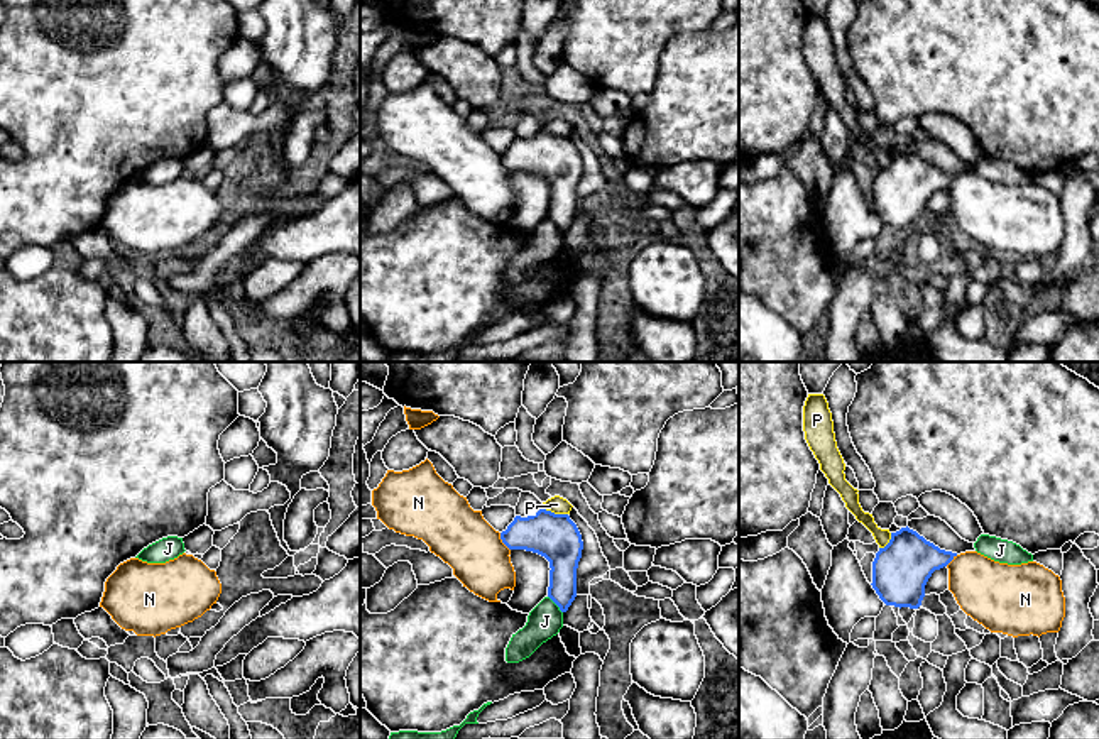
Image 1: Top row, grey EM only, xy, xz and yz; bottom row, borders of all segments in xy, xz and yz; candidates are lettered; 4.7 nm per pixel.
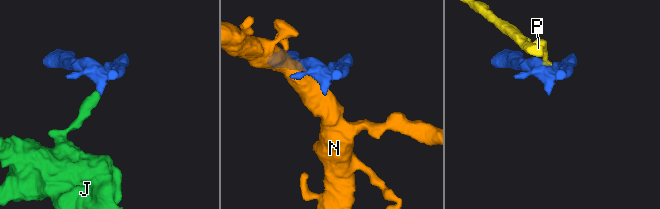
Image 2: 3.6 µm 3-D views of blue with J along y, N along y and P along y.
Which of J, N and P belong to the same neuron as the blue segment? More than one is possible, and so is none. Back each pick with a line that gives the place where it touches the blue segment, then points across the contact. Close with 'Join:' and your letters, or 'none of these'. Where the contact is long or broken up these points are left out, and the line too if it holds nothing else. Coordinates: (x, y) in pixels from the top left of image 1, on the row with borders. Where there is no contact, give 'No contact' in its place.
Join: none of these

